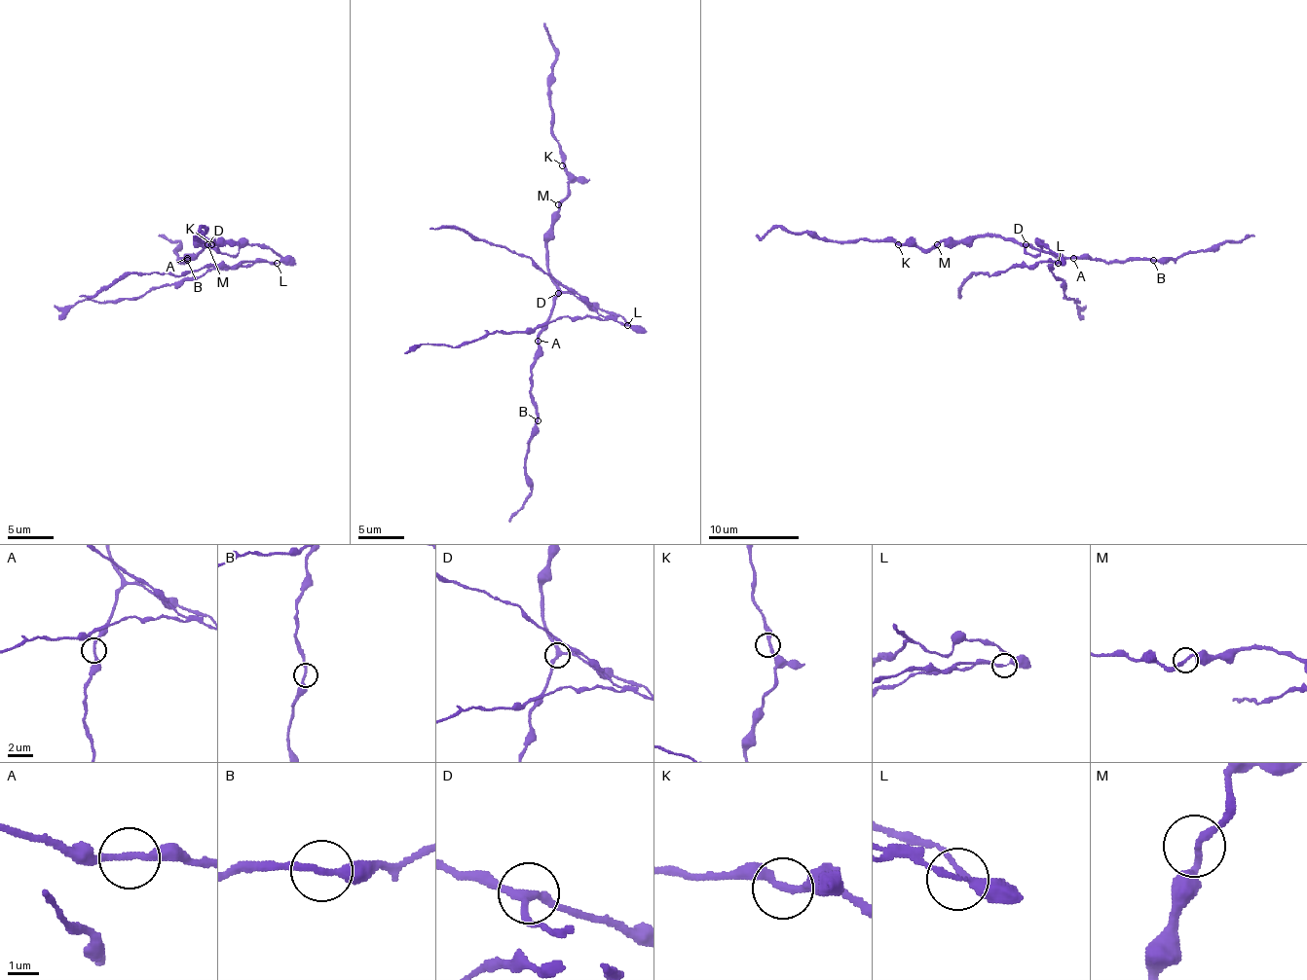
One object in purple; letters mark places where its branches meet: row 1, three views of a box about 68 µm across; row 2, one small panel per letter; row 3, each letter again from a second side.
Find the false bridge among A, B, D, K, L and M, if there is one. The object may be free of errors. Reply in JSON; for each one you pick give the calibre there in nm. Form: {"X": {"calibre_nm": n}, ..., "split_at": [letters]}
{"L": {"calibre_nm": 190}, "split_at": ["L"]}

